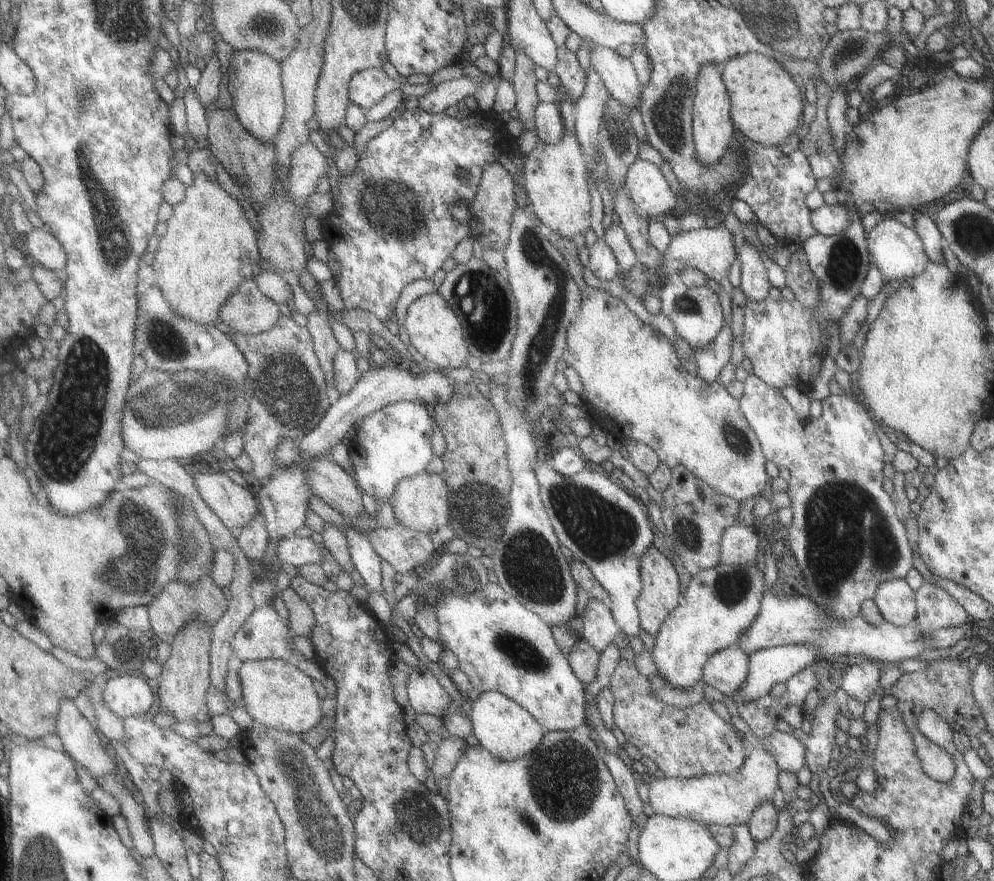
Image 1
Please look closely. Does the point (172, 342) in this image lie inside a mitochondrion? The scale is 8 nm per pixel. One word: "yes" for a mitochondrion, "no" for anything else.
yes

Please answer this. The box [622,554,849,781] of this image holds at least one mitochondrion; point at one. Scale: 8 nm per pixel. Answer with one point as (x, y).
(732, 586)

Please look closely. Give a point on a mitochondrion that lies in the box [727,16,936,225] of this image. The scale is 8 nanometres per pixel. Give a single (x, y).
(850, 50)

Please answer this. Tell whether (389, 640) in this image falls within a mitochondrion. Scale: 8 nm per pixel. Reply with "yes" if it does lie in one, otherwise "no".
no

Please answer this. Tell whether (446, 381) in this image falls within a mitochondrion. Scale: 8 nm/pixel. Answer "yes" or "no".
no

